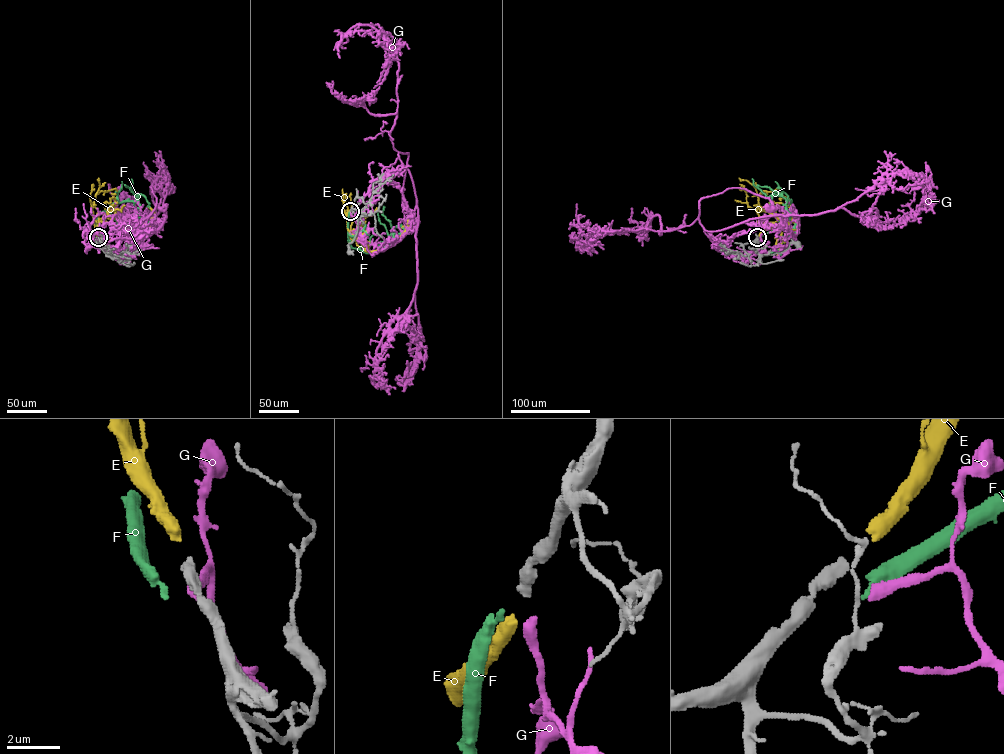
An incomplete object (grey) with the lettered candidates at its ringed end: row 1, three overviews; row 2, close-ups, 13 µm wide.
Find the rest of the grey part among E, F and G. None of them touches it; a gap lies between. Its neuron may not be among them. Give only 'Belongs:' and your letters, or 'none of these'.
Belongs: E

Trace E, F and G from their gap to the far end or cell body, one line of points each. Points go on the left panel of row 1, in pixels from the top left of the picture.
E: (98, 236), (95, 229), (104, 217), (109, 218), (121, 229), (145, 226), (154, 215), (148, 207)
F: (97, 237), (96, 217), (100, 212), (114, 203), (138, 199), (140, 194), (135, 196), (130, 190), (131, 179)
G: (98, 238), (105, 251), (116, 257), (146, 230), (147, 219), (156, 203), (151, 187), (154, 204), (163, 209)

